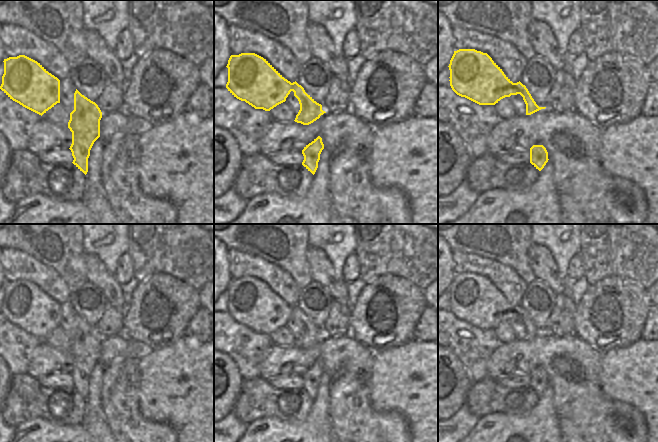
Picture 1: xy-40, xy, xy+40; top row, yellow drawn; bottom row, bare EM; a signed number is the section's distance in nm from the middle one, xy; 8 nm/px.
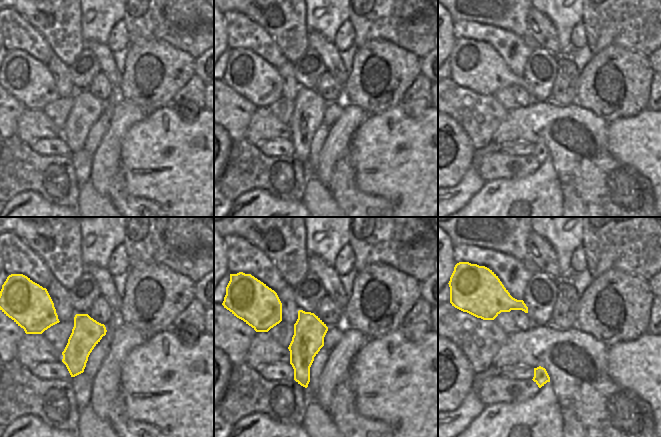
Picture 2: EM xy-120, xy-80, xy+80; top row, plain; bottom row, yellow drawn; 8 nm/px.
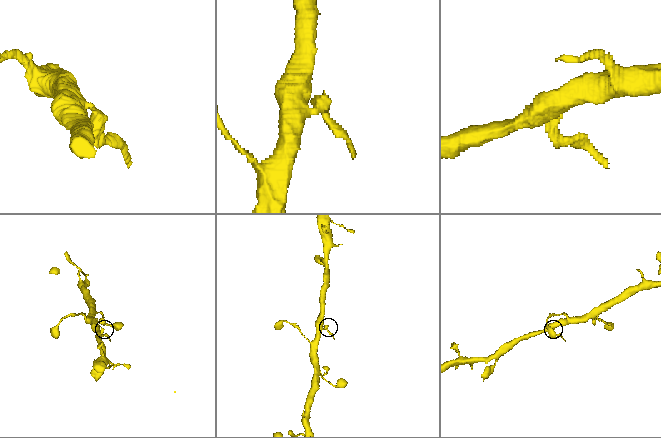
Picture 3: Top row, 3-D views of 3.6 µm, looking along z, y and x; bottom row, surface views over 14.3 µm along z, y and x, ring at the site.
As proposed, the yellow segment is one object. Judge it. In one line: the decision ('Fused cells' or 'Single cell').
Fused cells

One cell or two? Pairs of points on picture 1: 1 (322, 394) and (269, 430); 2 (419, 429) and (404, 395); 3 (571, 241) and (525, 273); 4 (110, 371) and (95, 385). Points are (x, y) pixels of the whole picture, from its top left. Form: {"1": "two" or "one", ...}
{"1": "one", "2": "one", "3": "two", "4": "two"}

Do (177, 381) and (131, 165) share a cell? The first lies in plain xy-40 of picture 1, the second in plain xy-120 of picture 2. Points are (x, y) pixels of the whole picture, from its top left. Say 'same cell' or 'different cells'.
same cell

